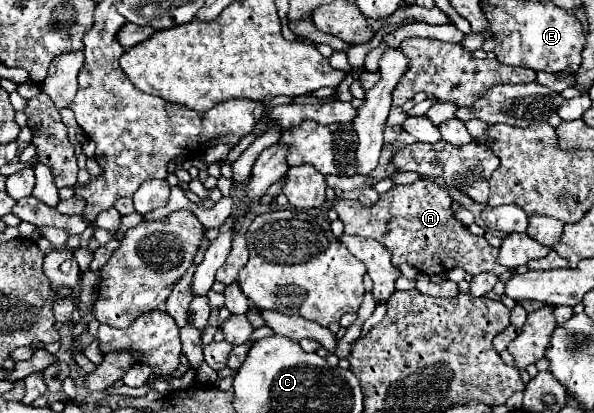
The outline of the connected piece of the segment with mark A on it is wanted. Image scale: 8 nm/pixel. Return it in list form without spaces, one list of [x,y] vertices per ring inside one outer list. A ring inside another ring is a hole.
[[[419,178],[407,186],[393,186],[379,196],[373,206],[363,206],[359,200],[333,200],[332,208],[345,224],[347,234],[359,234],[381,242],[391,252],[395,268],[411,264],[429,276],[443,274],[457,266],[471,276],[481,272],[493,272],[499,276],[507,272],[507,268],[497,262],[497,248],[489,246],[485,238],[473,236],[469,228],[455,218],[451,204],[453,198],[443,186],[429,178]]]

